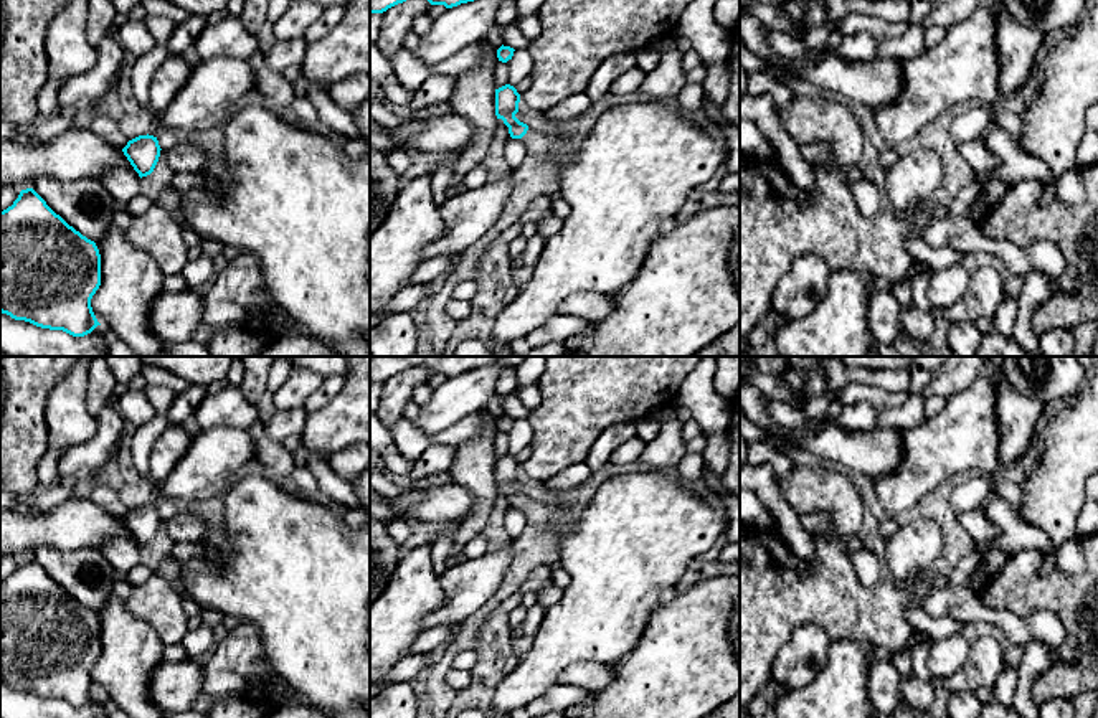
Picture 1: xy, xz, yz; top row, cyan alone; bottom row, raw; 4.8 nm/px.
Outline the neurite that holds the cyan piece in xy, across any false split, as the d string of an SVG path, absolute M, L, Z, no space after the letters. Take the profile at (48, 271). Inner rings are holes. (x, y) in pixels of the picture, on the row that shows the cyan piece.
M21 190L12 206L0 211L0 312L41 328L84 337L101 325L91 299L101 286L101 254L94 241L56 215L33 190Z

